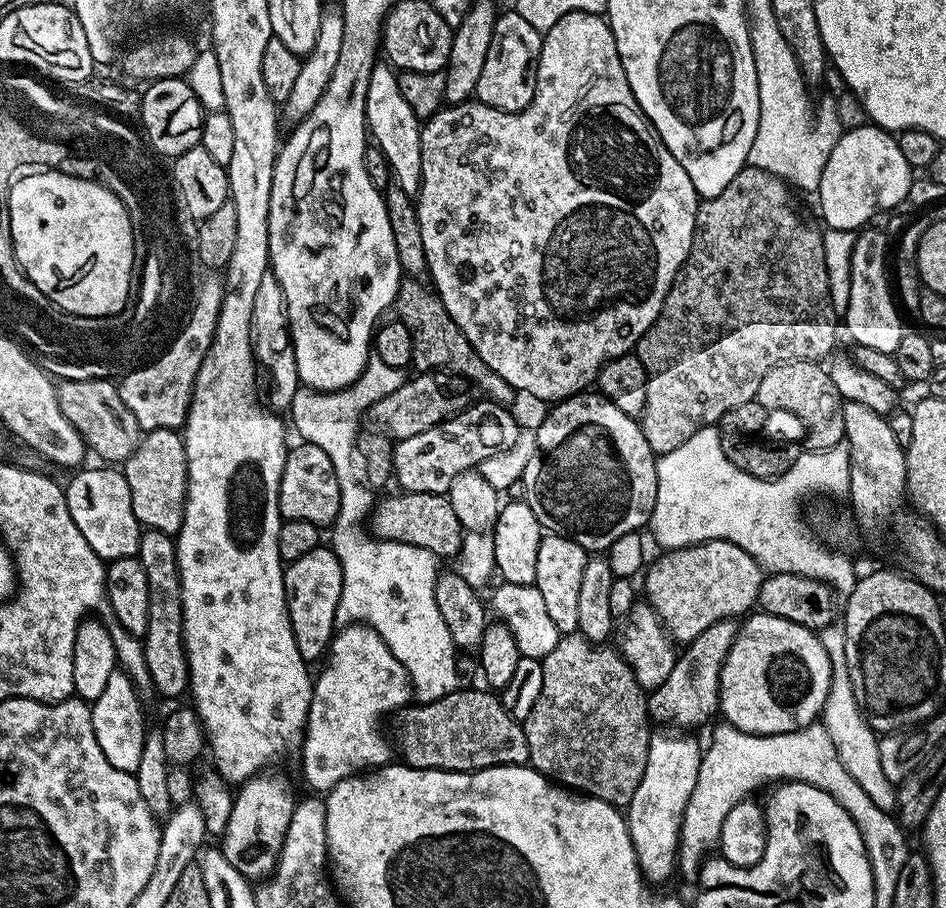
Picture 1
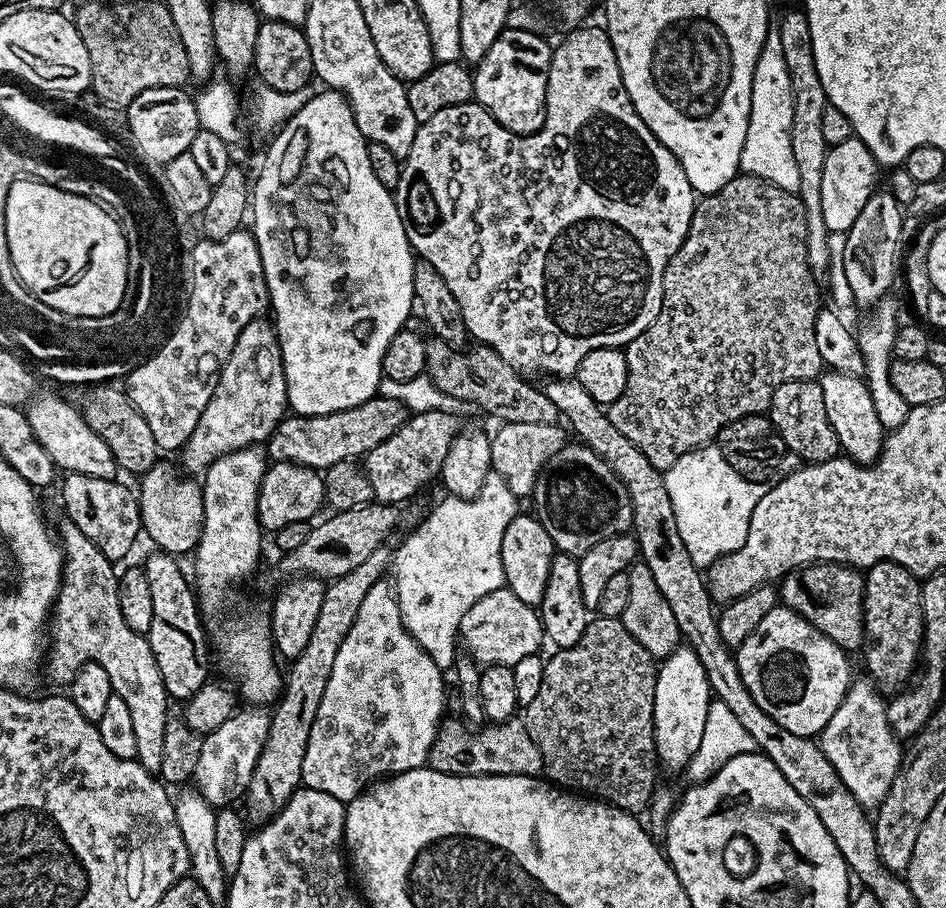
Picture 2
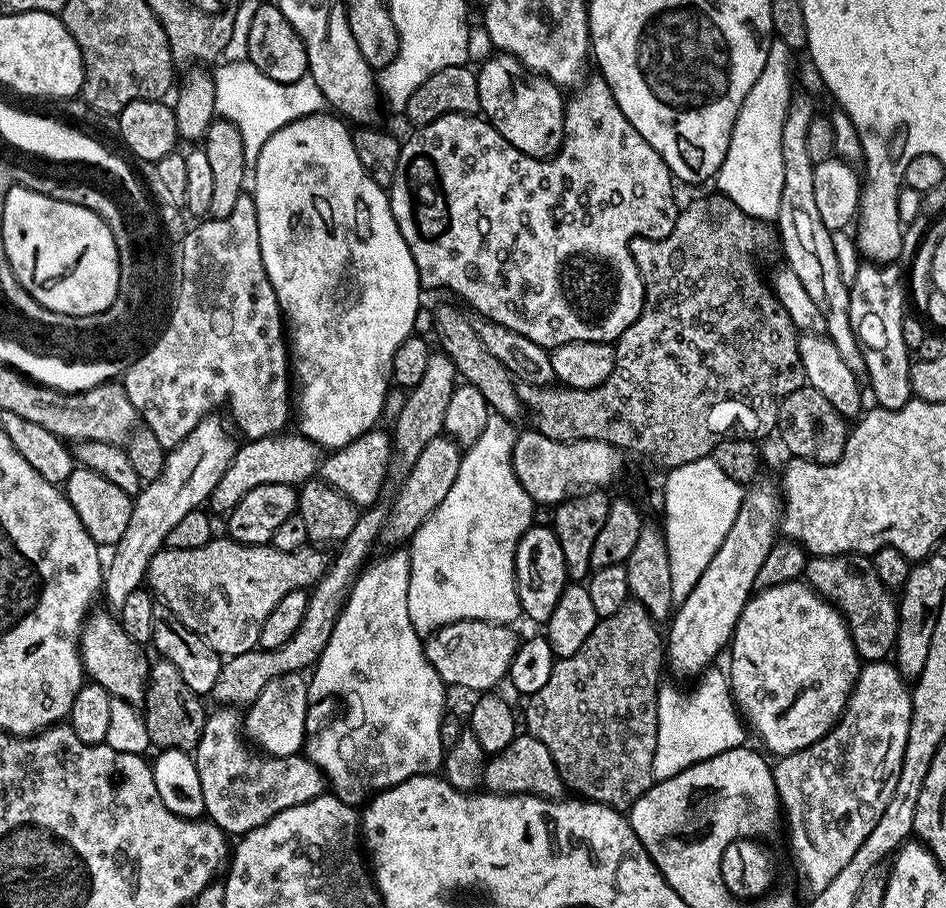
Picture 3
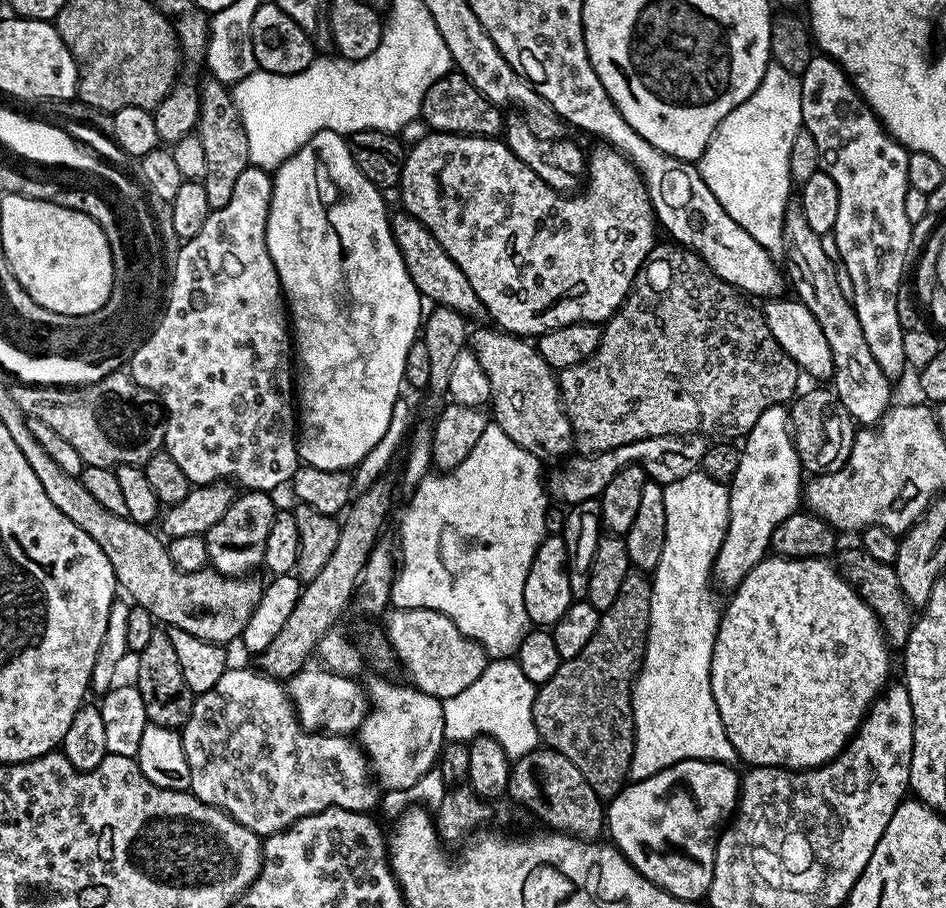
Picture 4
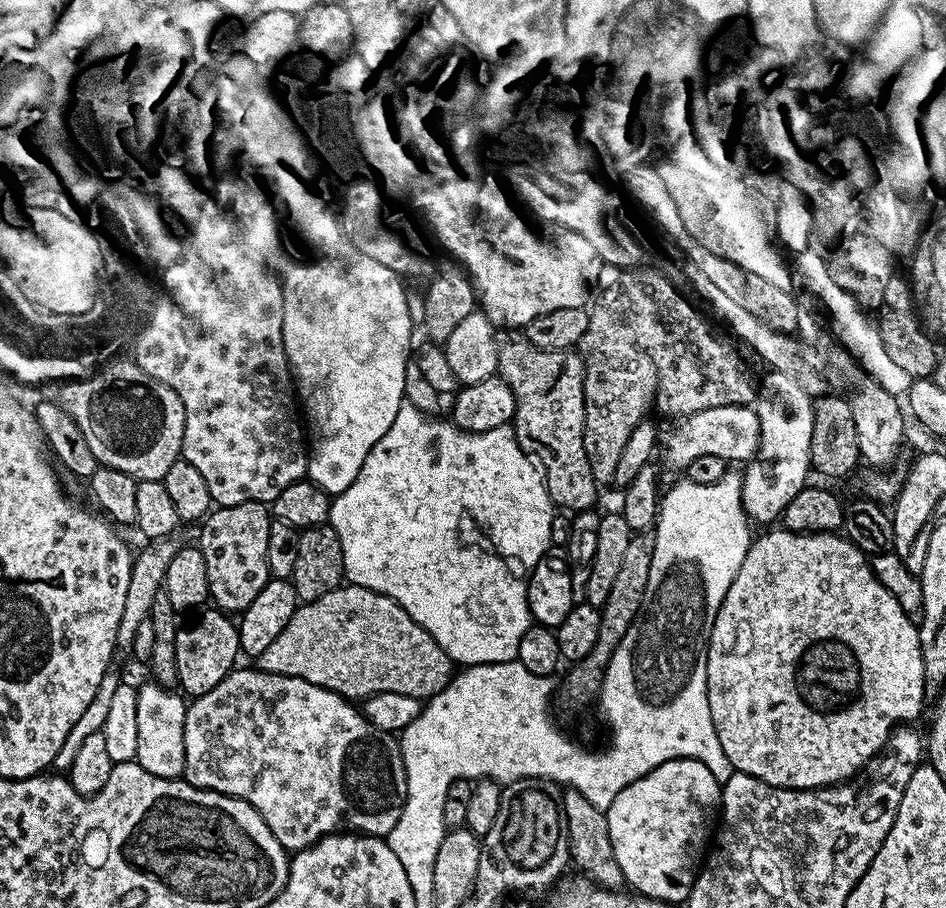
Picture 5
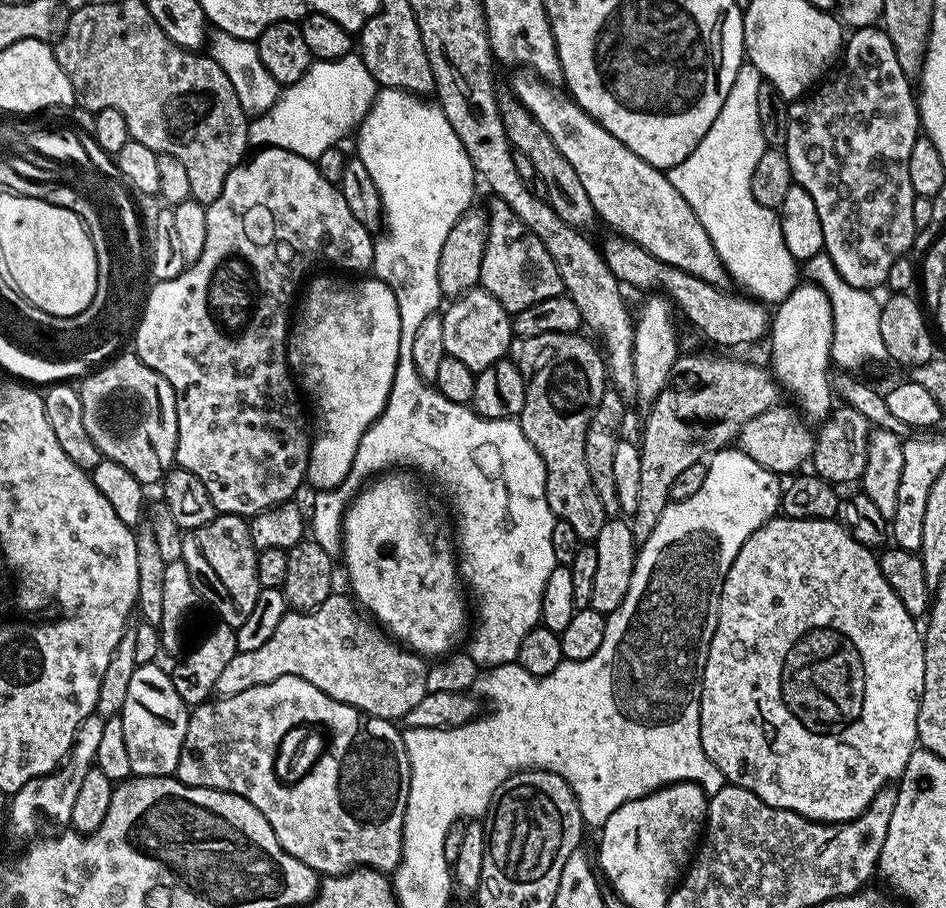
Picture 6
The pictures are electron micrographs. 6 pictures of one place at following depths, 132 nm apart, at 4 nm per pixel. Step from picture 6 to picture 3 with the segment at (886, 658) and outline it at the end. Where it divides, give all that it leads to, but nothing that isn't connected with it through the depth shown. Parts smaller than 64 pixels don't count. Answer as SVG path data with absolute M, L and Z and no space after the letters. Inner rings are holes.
M791 580L778 586L761 588L746 602L742 614L736 623L736 629L732 631L730 641L730 653L732 652L732 665L726 668L726 675L732 685L732 695L734 703L742 713L743 719L756 727L758 735L764 739L764 744L775 754L787 754L796 752L799 748L810 746L818 742L822 737L832 729L832 725L839 720L840 715L844 713L844 707L848 705L848 695L852 693L852 687L856 684L856 676L859 674L862 661L856 654L856 647L852 644L852 636L848 632L848 622L841 616L839 610L823 600L814 589L809 588L807 583L800 580Z

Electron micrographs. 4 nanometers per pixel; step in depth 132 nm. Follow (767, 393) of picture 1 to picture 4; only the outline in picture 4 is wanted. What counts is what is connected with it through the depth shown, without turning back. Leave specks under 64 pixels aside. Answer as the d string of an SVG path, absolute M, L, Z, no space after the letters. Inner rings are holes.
M812 387L816 388L809 392L801 391L791 401L790 431L801 469L808 474L824 476L827 472L837 472L848 461L857 429L854 427L852 415L846 410L846 406L842 406L831 387Z

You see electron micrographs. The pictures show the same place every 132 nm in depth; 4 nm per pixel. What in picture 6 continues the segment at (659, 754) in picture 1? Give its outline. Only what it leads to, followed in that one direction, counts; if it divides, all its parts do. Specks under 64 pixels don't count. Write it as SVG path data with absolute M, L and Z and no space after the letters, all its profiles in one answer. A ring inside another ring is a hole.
M811 282L797 283L796 289L775 305L774 315L770 320L770 371L785 393L793 392L796 395L801 408L799 411L804 411L803 415L809 421L823 421L834 407L832 381L830 371L828 372L832 364L833 330L830 302L823 290Z

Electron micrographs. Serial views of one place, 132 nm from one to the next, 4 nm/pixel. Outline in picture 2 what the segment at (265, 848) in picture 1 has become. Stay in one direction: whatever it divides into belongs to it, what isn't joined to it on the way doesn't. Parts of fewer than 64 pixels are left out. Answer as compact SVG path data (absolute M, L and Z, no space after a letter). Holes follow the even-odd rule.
M381 546L374 550L374 554L370 554L370 558L366 558L366 562L362 562L362 566L350 570L350 574L342 574L336 580L327 581L314 630L310 633L302 654L298 654L298 658L287 665L282 691L270 712L266 742L262 746L262 754L258 754L258 762L246 789L246 816L251 823L253 820L253 825L267 824L284 809L286 802L301 787L302 758L306 758L310 726L314 726L314 714L318 714L322 694L326 694L326 682L330 682L330 670L334 670L338 646L342 646L346 634L350 634L350 626L354 626L354 618L358 618L358 609L362 607L370 586L377 584L389 571L393 555L391 547Z

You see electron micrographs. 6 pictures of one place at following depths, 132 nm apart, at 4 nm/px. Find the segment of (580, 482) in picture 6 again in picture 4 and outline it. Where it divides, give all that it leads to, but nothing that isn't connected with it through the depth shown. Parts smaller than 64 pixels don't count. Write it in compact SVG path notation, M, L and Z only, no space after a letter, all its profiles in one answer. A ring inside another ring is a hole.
M492 326L487 327L471 329L470 351L478 358L478 362L482 362L482 370L486 370L486 378L490 378L491 419L510 438L514 438L514 442L518 442L522 450L541 458L567 457L573 451L574 441L568 414L564 411L564 401L560 398L557 373L540 357L539 352L527 339L513 336L511 332L497 330Z

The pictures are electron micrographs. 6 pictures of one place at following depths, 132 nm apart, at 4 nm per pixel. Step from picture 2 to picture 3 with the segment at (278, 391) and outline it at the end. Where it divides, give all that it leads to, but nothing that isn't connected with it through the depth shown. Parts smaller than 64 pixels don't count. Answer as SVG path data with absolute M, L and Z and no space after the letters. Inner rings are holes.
M216 414L203 416L182 443L165 455L162 474L147 481L134 496L126 534L115 544L113 552L116 553L102 572L102 596L108 599L109 609L119 610L126 597L142 587L148 562L167 545L170 530L174 530L186 514L211 501L214 486L218 486L222 474L226 474L226 466L230 466L238 447L237 437L228 433L227 426L218 417Z

